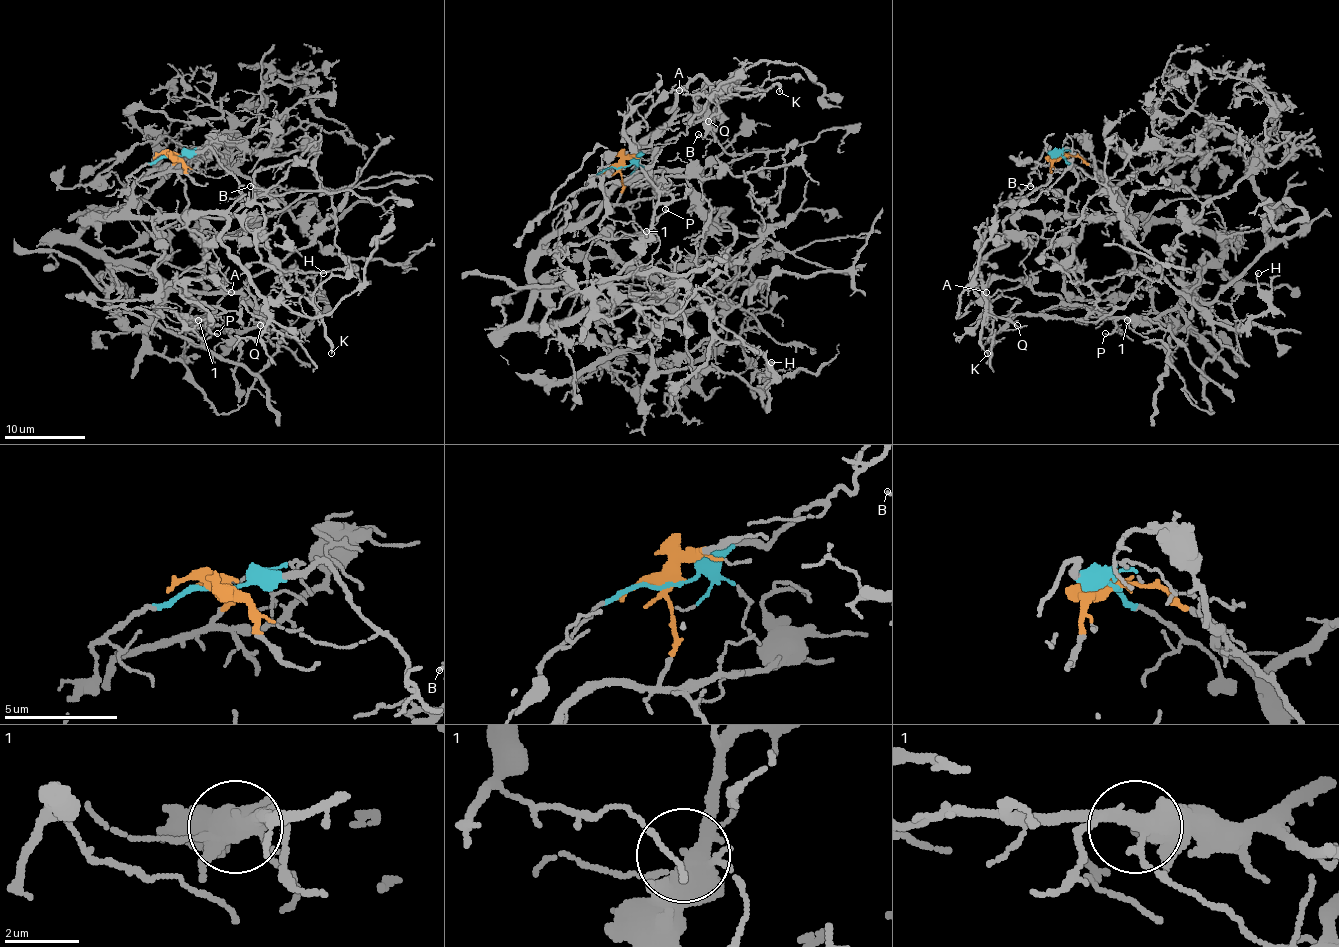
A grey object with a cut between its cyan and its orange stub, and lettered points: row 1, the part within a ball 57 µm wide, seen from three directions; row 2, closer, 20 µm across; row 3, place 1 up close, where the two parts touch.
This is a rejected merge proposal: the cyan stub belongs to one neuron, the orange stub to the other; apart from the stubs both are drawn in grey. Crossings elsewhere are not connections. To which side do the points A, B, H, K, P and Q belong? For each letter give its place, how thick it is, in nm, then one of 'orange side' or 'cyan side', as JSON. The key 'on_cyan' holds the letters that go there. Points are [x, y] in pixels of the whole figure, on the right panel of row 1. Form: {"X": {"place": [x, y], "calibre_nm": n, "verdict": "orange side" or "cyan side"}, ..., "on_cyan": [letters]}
{"A": {"place": [986, 292], "calibre_nm": 90, "verdict": "orange side"}, "B": {"place": [1030, 186], "calibre_nm": 130, "verdict": "cyan side"}, "H": {"place": [1258, 273], "calibre_nm": 120, "verdict": "orange side"}, "K": {"place": [987, 353], "calibre_nm": 100, "verdict": "cyan side"}, "P": {"place": [1105, 333], "calibre_nm": 100, "verdict": "orange side"}, "Q": {"place": [1017, 325], "calibre_nm": 170, "verdict": "orange side"}, "on_cyan": ["B", "K"]}

